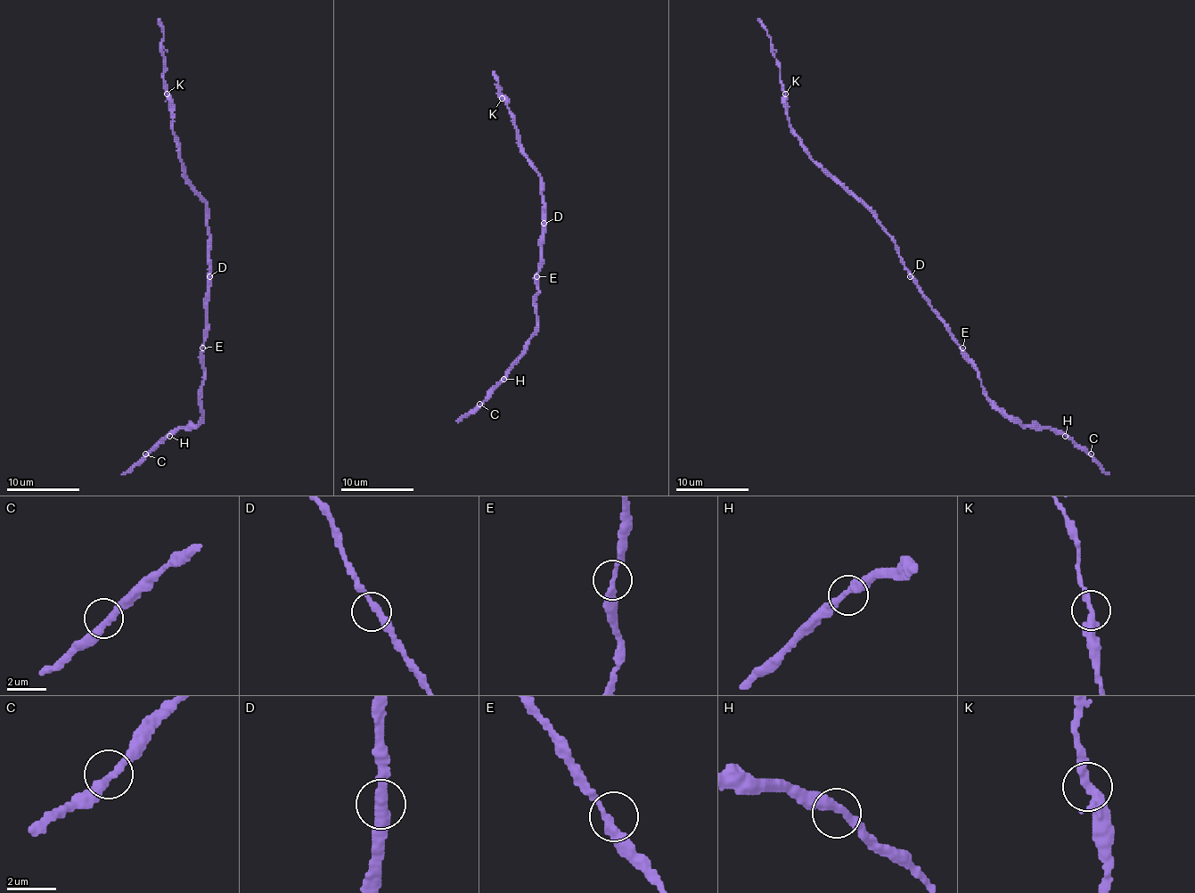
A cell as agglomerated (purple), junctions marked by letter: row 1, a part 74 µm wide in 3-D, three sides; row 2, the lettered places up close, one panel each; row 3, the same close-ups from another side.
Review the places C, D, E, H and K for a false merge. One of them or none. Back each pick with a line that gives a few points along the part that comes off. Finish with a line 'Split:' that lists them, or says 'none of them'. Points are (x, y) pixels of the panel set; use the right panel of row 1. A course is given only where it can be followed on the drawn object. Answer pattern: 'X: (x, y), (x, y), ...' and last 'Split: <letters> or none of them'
Split: none of them

